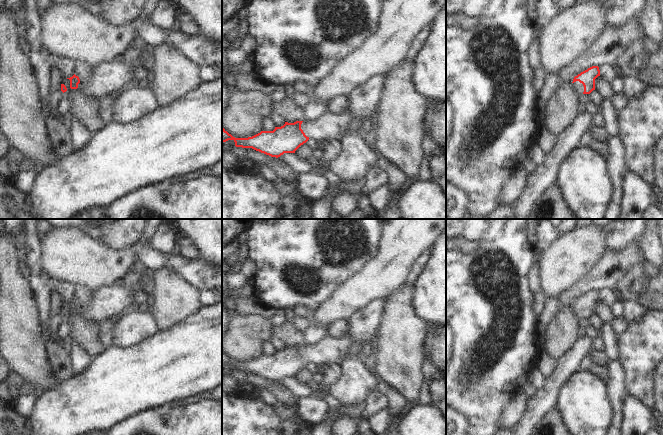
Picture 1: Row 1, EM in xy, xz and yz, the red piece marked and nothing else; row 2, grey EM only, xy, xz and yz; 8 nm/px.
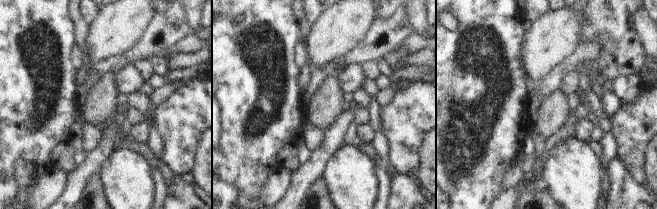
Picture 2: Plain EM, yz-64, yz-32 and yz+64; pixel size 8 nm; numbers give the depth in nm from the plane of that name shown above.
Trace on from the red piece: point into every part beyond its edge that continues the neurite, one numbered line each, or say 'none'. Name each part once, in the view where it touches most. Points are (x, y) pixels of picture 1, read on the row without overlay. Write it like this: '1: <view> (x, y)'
1: yz (578, 311)

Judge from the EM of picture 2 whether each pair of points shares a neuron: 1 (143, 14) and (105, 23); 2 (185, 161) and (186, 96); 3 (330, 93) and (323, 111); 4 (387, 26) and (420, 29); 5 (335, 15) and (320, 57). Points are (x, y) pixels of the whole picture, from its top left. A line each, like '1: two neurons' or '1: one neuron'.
1: one neuron
2: one neuron
3: one neuron
4: two neurons
5: one neuron

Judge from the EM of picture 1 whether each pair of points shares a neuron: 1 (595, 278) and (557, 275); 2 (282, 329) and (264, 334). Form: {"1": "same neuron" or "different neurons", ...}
{"1": "different neurons", "2": "different neurons"}

